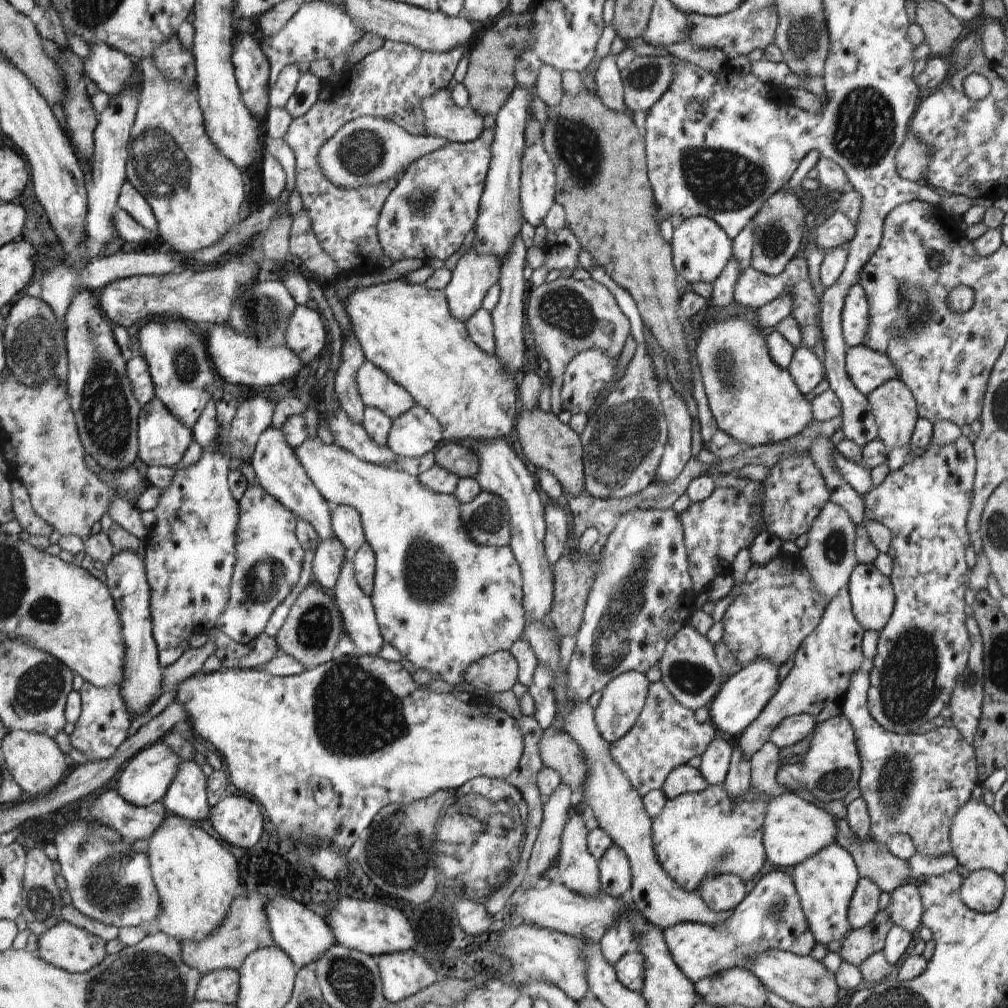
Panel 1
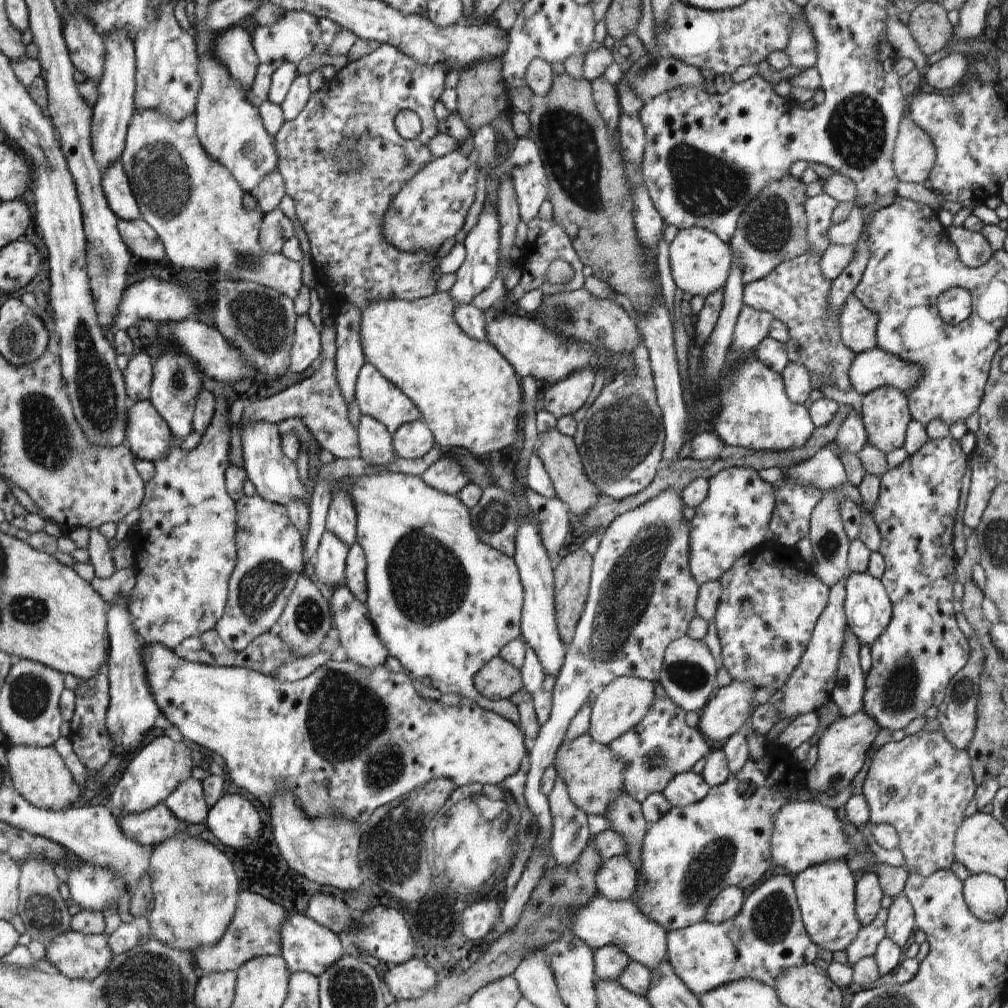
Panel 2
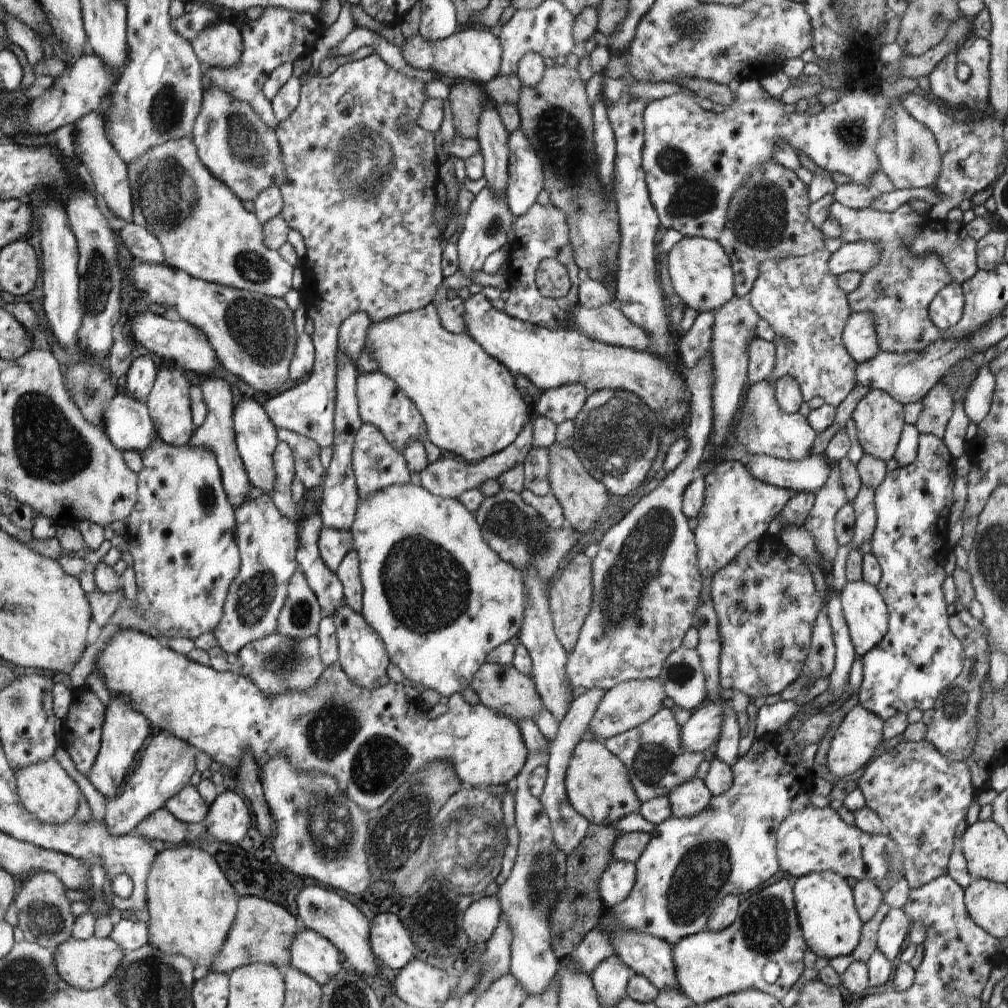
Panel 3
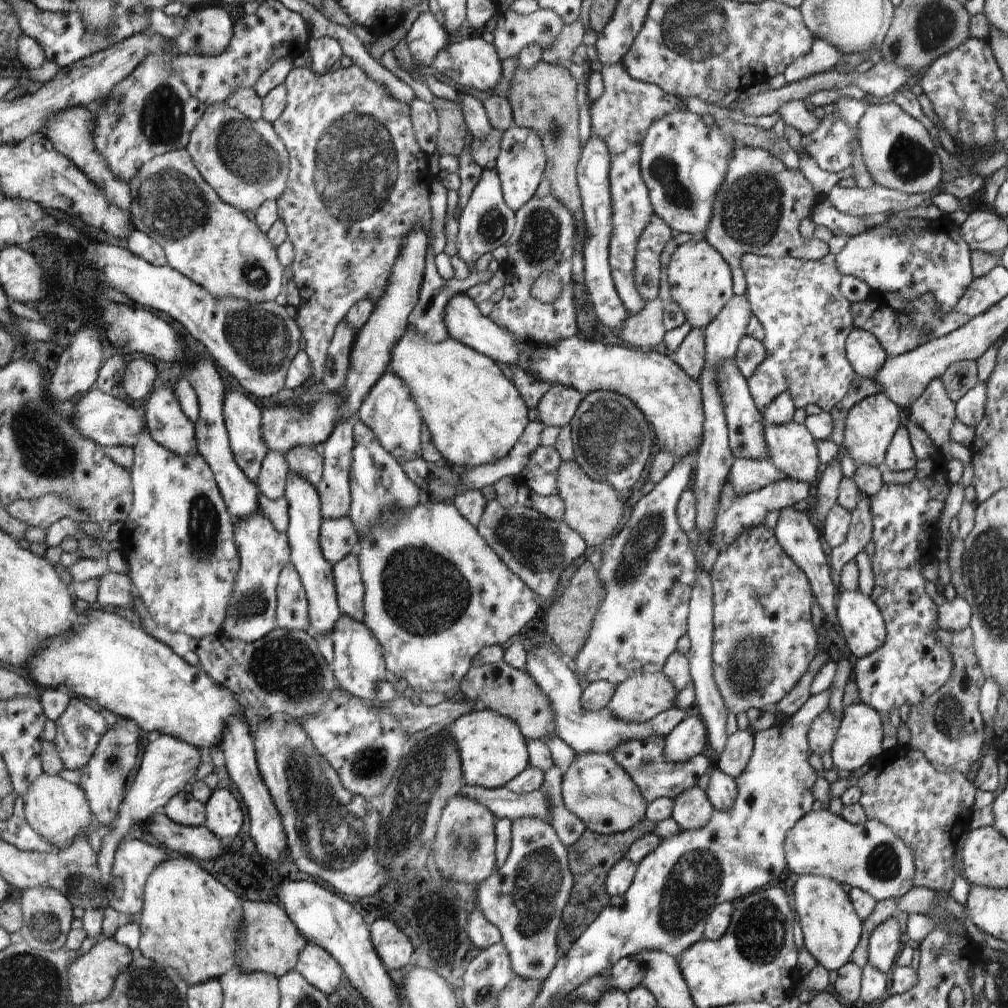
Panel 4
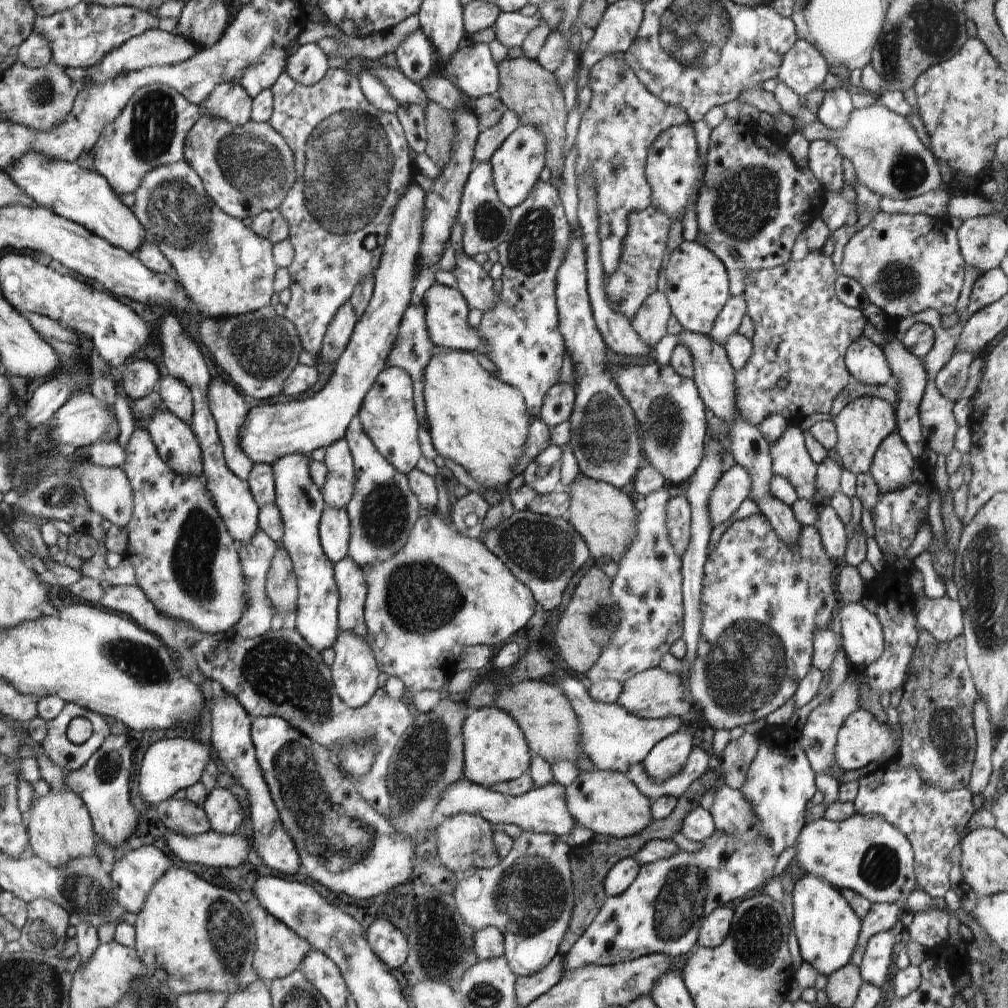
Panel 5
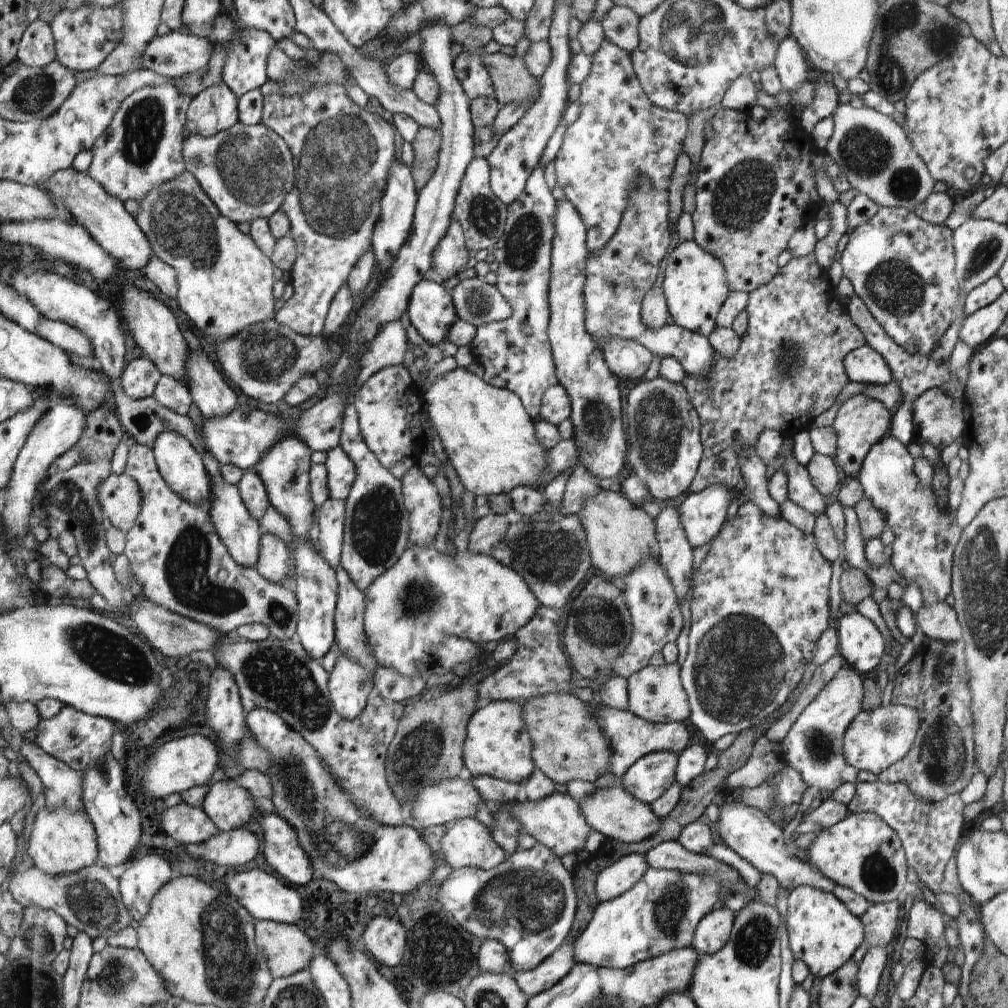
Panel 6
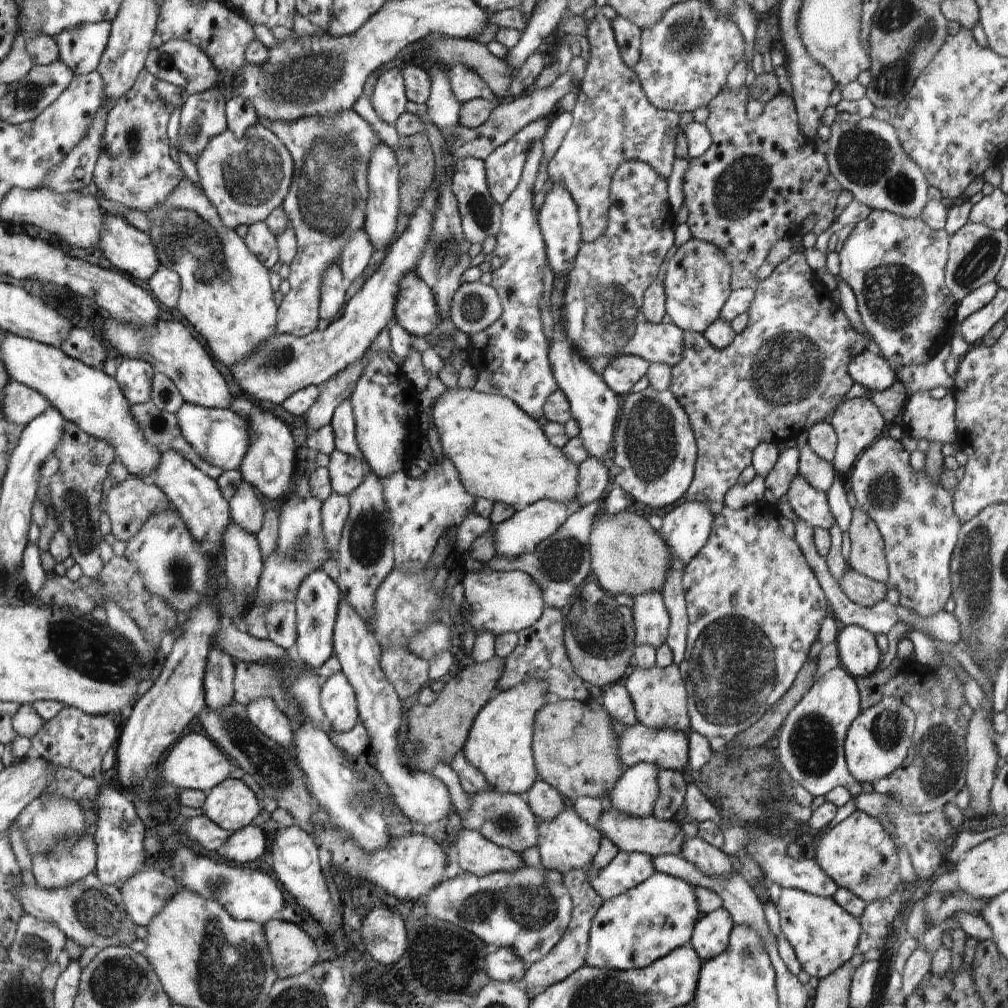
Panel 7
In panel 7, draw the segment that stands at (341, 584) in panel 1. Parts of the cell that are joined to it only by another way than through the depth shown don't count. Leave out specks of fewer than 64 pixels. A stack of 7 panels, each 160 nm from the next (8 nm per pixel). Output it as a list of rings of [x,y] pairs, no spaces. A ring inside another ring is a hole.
[[[342,671],[322,681],[321,707],[334,733],[352,731],[360,721],[356,690]]]

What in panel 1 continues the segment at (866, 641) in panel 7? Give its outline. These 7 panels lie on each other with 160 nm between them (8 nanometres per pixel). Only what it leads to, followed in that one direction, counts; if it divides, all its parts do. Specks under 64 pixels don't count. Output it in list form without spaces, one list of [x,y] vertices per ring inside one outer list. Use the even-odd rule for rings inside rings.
[[[858,563],[851,572],[847,589],[851,600],[852,612],[857,618],[858,624],[861,624],[865,631],[880,632],[891,617],[895,603],[895,594],[893,593],[890,577],[878,572],[874,563]]]

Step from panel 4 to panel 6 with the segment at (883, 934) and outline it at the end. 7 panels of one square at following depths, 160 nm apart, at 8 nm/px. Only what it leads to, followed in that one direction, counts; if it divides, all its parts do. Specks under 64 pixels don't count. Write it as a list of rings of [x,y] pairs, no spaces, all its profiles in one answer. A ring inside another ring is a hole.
[[[884,947],[870,948],[865,957],[859,962],[857,985],[860,997],[871,1001],[878,994],[878,984],[882,969],[886,966],[888,954]]]

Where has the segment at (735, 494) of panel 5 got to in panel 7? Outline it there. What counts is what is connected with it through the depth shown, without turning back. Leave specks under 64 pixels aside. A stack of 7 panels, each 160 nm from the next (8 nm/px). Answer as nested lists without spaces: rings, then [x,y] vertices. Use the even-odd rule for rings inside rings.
[[[685,501],[663,517],[658,532],[673,556],[687,565],[706,544],[713,520],[706,503]]]

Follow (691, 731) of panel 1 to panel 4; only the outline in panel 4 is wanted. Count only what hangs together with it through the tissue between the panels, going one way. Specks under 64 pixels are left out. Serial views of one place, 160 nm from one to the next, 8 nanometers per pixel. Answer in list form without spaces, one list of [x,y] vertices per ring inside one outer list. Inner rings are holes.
[[[650,737],[645,741],[632,739],[620,743],[610,754],[612,758],[630,775],[636,783],[642,796],[647,803],[656,800],[658,797],[675,799],[681,792],[692,788],[708,772],[710,761],[708,757],[700,753],[689,761],[673,763],[665,759],[664,737]]]

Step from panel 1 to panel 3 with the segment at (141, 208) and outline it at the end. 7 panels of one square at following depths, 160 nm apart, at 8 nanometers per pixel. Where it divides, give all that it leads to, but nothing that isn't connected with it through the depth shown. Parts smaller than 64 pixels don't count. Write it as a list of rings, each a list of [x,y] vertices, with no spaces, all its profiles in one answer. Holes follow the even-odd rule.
[[[90,112],[73,126],[76,126],[76,158],[82,162],[94,180],[94,188],[104,198],[108,209],[116,217],[125,221],[133,220],[132,186],[129,184],[129,172],[121,154],[109,141],[104,119],[99,113]]]

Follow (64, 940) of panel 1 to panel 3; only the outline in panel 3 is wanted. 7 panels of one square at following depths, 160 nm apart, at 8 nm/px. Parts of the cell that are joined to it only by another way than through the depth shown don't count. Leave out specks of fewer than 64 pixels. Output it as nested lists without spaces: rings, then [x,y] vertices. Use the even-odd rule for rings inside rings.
[[[93,935],[87,940],[76,940],[68,938],[66,942],[60,944],[58,949],[52,952],[53,966],[58,975],[74,988],[81,990],[95,990],[105,987],[116,974],[125,957],[125,951],[116,941],[110,938],[101,938]]]

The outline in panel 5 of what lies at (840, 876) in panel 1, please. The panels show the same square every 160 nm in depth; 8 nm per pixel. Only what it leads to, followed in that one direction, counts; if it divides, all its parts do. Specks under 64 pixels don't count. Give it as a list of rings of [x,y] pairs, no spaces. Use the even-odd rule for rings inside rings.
[[[804,875],[795,882],[792,902],[792,922],[803,960],[827,977],[850,963],[852,953],[857,948],[862,920],[850,908],[839,889],[820,877]]]

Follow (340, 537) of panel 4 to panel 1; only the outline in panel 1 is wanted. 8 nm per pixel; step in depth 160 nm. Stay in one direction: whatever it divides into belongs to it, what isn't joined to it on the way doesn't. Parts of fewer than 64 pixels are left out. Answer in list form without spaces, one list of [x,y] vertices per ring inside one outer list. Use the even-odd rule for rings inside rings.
[[[337,539],[319,541],[312,563],[312,579],[322,584],[326,590],[335,590],[340,578],[341,568],[346,562],[345,545]]]

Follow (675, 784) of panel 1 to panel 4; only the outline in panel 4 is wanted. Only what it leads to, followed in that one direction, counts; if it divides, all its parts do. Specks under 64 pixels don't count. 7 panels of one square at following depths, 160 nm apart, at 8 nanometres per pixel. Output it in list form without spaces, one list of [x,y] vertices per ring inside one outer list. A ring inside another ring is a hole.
[[[698,785],[681,792],[673,799],[672,818],[682,831],[701,829],[708,824],[715,808]]]

